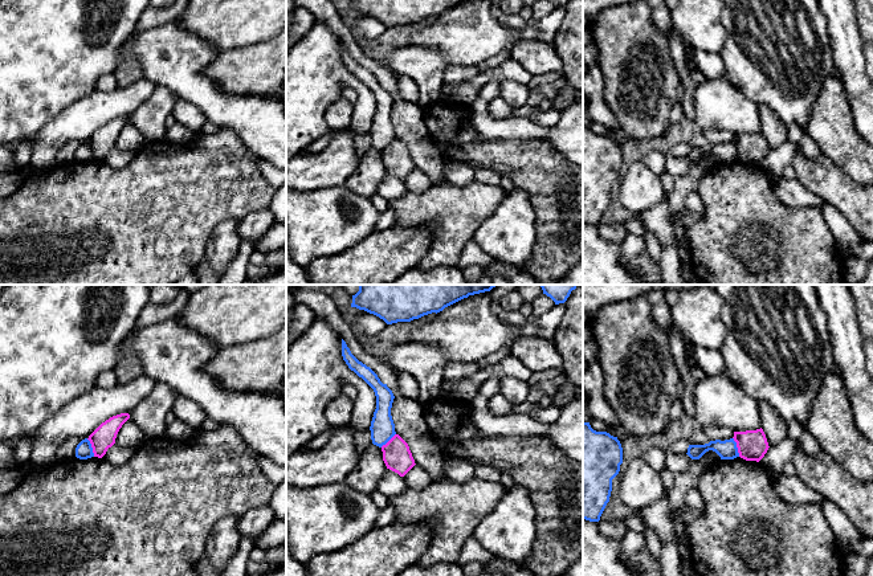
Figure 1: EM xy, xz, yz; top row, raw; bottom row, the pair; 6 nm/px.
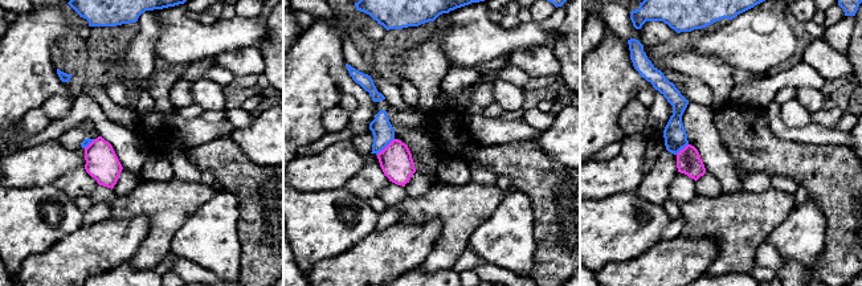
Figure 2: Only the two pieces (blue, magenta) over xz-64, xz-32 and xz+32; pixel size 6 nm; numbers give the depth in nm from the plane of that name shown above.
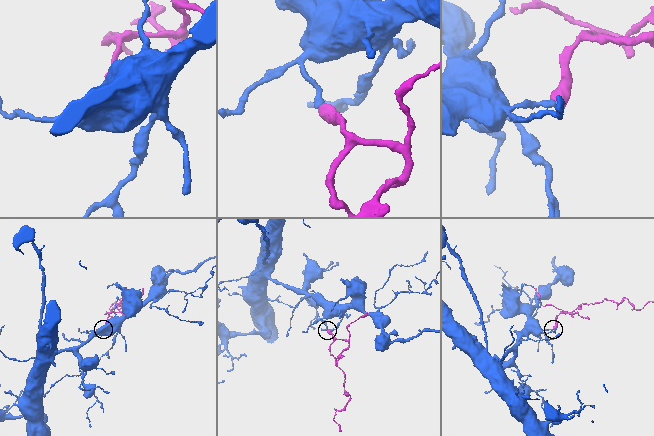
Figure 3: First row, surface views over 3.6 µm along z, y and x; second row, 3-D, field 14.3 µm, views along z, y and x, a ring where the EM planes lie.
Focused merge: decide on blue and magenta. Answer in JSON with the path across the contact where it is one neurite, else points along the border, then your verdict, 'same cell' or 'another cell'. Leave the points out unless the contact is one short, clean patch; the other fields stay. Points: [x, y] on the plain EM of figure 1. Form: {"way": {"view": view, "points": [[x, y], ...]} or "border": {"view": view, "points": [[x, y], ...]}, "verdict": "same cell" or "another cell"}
{"border": {"view": "yz", "points": [[733, 141], [739, 159]]}, "verdict": "another cell"}

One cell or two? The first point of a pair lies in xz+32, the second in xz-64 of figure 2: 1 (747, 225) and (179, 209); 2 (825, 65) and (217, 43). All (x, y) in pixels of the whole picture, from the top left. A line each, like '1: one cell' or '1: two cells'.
1: one cell
2: two cells

